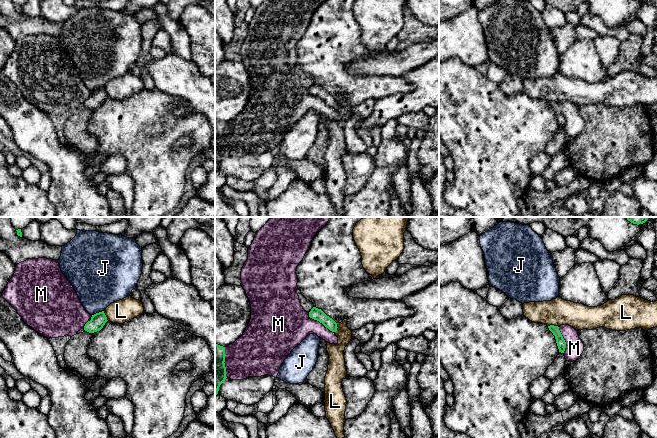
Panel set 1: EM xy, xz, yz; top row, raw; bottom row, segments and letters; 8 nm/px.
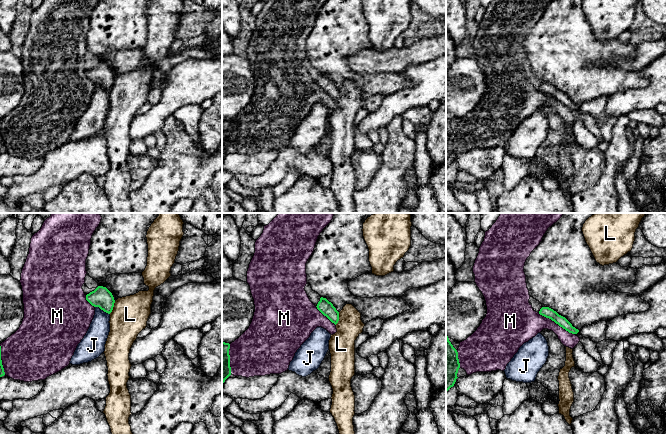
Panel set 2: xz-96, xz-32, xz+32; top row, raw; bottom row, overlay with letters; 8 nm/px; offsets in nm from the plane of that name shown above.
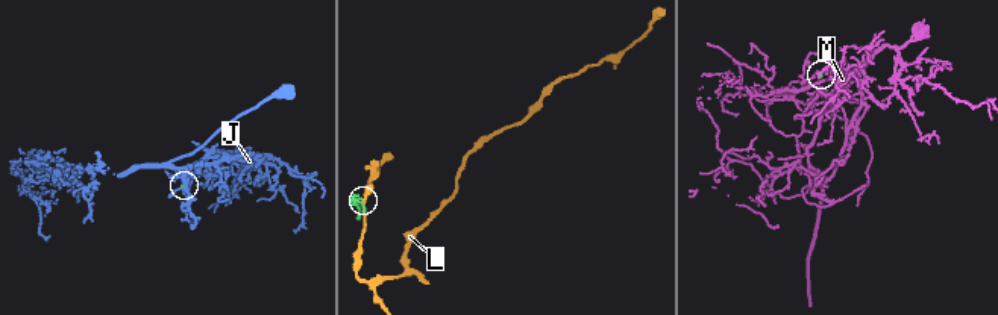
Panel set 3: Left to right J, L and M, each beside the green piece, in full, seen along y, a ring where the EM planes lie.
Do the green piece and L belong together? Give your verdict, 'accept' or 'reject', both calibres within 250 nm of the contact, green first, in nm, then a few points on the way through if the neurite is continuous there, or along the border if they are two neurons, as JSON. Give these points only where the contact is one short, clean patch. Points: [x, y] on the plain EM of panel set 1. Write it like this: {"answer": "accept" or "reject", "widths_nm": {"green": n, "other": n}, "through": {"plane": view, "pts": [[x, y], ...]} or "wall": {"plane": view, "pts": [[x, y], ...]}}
{"answer": "reject", "widths_nm": {"green": 70, "other": 220}, "wall": {"plane": "yz", "pts": [[548, 101], [556, 101], [558, 103]]}}

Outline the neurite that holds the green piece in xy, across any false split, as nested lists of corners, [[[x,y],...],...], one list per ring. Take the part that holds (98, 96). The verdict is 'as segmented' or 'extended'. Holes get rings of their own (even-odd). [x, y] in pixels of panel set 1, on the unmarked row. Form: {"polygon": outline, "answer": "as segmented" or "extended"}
{"polygon": [[[104,87],[96,89],[92,91],[91,96],[85,100],[84,106],[89,109],[97,108],[103,104],[107,97]]], "answer": "as segmented"}

